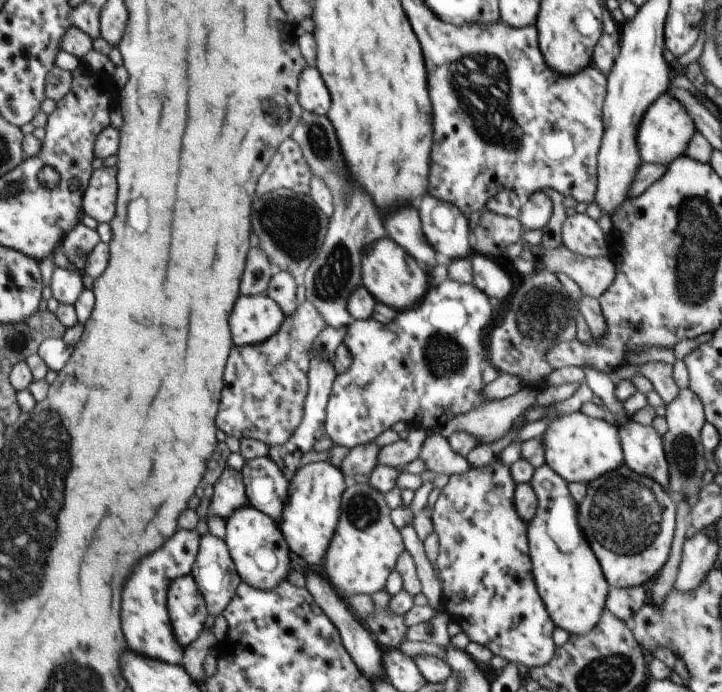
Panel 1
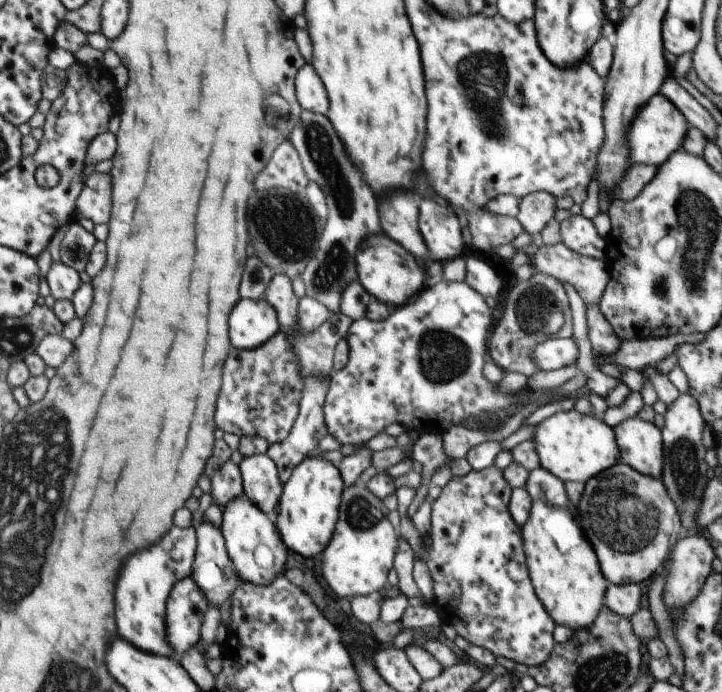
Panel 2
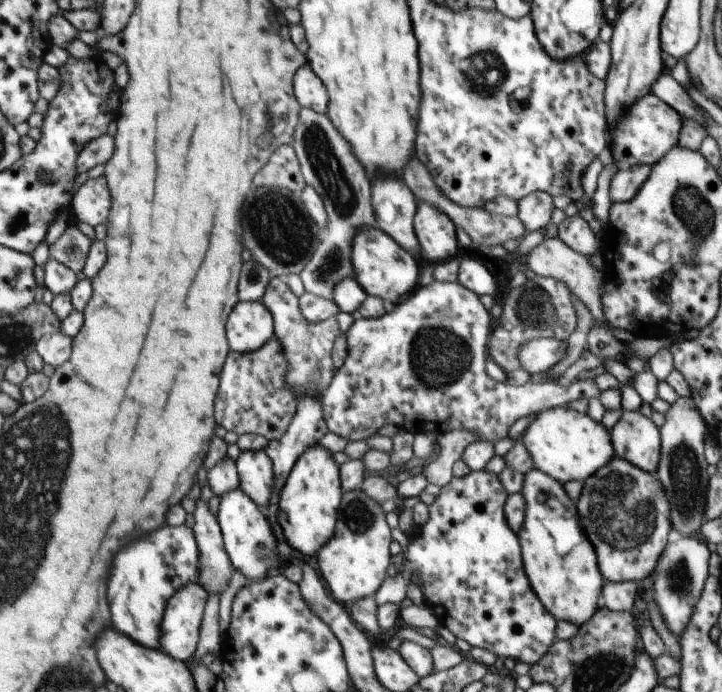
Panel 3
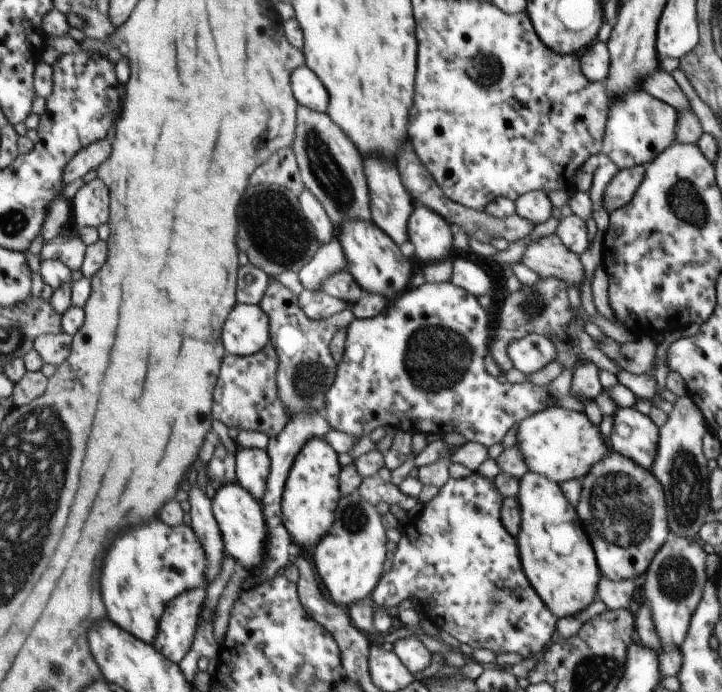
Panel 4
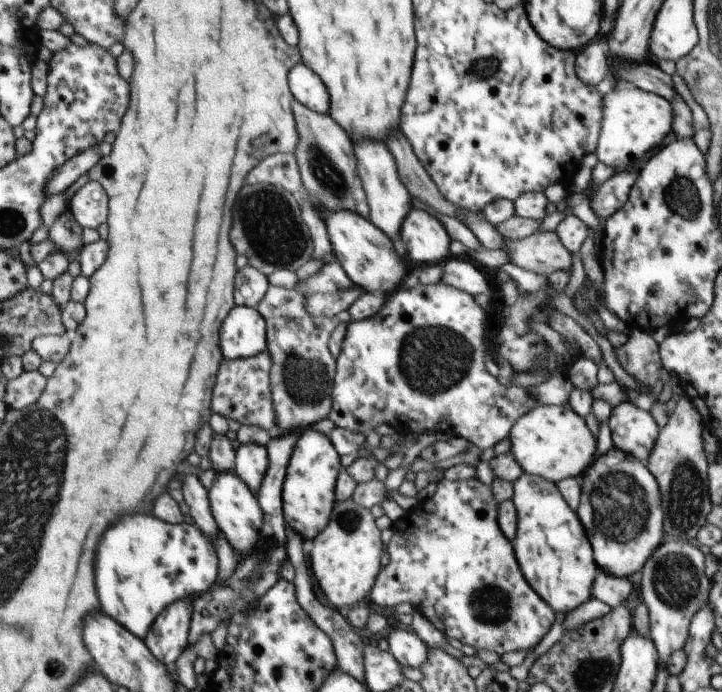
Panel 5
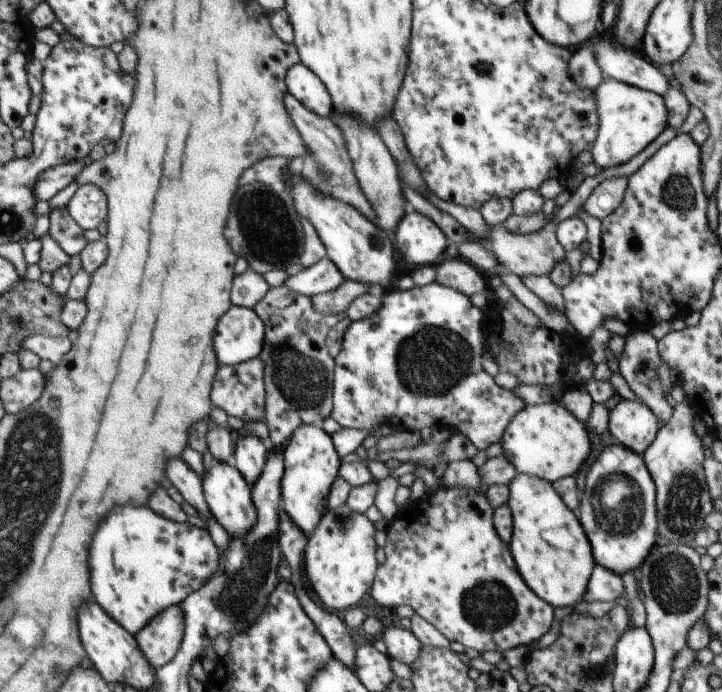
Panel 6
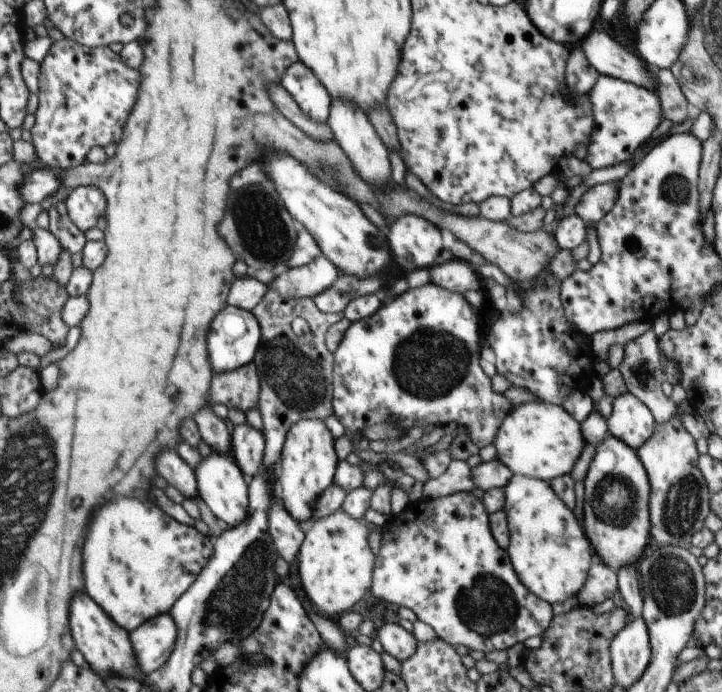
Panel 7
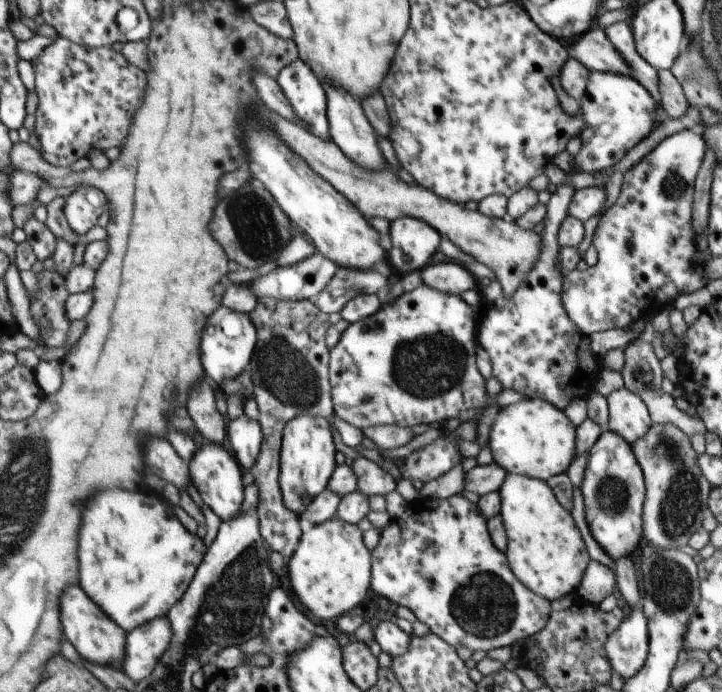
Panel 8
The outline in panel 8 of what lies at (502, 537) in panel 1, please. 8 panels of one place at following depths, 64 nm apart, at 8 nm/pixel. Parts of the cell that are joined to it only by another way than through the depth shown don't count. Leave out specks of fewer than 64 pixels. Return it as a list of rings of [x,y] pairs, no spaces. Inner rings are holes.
[[[464,494],[452,495],[445,499],[437,499],[434,502],[425,502],[419,500],[408,503],[408,508],[400,515],[391,519],[390,524],[380,531],[380,542],[374,548],[373,558],[373,585],[372,591],[388,598],[391,602],[395,602],[399,606],[406,606],[420,622],[424,622],[430,632],[445,639],[452,646],[467,646],[471,650],[496,650],[510,646],[516,640],[524,640],[530,634],[540,633],[549,622],[550,602],[548,599],[542,598],[541,595],[534,594],[529,587],[524,586],[510,568],[507,556],[493,542],[492,536],[489,534],[488,520],[482,514],[481,507],[477,503],[470,502]]]

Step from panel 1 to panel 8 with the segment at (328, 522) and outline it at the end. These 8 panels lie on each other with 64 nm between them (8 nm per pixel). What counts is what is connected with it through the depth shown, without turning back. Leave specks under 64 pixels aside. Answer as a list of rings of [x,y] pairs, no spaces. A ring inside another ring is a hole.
[[[303,412],[286,424],[281,442],[280,483],[285,505],[294,511],[294,514],[302,516],[310,502],[328,488],[334,468],[337,468],[334,456],[334,436],[326,418]]]

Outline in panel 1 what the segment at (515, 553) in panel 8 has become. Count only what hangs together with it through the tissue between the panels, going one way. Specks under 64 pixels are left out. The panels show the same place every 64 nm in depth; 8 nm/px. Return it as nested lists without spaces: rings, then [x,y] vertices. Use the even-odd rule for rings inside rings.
[[[548,464],[536,469],[530,486],[538,496],[536,516],[528,523],[530,560],[538,594],[558,628],[570,635],[590,634],[605,612],[611,586],[582,534],[580,509],[569,492],[568,482]]]

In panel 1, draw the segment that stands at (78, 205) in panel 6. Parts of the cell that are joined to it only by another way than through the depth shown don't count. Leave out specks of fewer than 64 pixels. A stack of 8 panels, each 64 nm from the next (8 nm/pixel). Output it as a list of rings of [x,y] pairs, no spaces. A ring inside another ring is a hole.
[[[118,166],[96,169],[92,186],[85,196],[86,214],[99,222],[112,222],[116,218],[118,204]]]

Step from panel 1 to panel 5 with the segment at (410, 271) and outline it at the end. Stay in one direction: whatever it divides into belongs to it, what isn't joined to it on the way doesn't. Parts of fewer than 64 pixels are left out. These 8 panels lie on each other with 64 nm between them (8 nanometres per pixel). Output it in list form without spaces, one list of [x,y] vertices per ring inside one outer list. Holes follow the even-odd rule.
[[[322,208],[320,214],[322,214],[326,228],[328,228],[328,236],[330,236],[335,260],[340,263],[346,276],[350,278],[353,284],[369,293],[380,290],[383,296],[388,296],[390,292],[394,292],[396,286],[400,284],[400,280],[404,278],[406,268],[404,268],[400,256],[396,254],[396,250],[394,250],[394,246],[392,246],[392,242],[385,231],[368,218],[354,214],[354,212],[348,212],[348,210],[334,212],[334,210]]]

